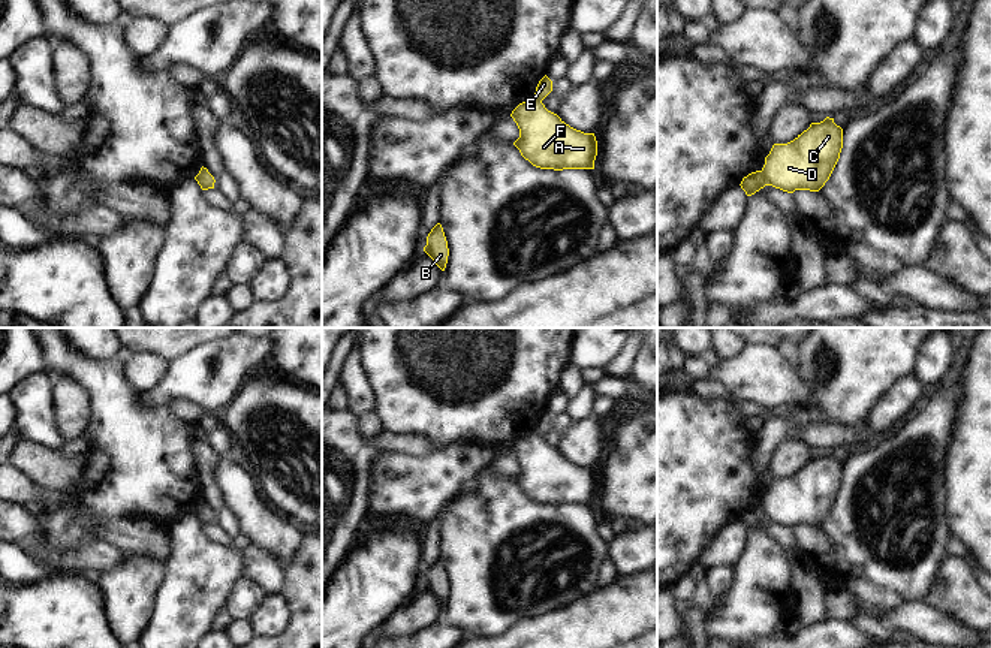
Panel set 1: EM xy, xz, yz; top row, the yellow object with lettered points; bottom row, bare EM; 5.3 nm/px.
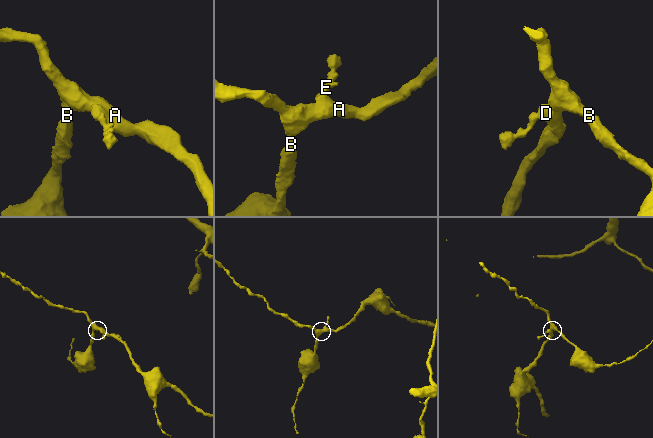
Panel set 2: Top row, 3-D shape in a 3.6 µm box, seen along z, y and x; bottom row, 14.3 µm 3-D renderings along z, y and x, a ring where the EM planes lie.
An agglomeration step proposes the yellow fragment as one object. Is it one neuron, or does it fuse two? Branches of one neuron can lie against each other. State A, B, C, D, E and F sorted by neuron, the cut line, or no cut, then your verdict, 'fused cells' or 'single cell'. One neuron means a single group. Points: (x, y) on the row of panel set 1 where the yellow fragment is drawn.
A B C D F / E; cut in yz along (761, 171), (767, 184); fused cells

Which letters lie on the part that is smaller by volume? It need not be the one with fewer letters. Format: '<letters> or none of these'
E

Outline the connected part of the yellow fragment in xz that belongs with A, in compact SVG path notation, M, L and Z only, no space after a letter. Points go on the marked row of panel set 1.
M536 97L519 103L510 114L519 129L513 145L540 169L594 169L597 141L566 124Z

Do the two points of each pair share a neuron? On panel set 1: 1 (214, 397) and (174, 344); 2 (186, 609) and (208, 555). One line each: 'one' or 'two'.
1: two
2: one

